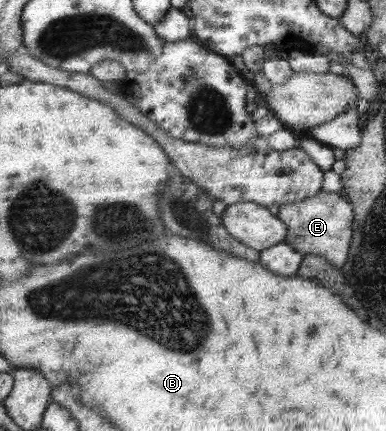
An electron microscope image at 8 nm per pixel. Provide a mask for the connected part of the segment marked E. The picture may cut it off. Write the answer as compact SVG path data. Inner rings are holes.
M317 192L297 204L283 204L278 216L288 227L285 242L305 255L324 256L333 266L341 268L347 264L348 252L351 250L353 226L353 208L343 194L333 192Z

